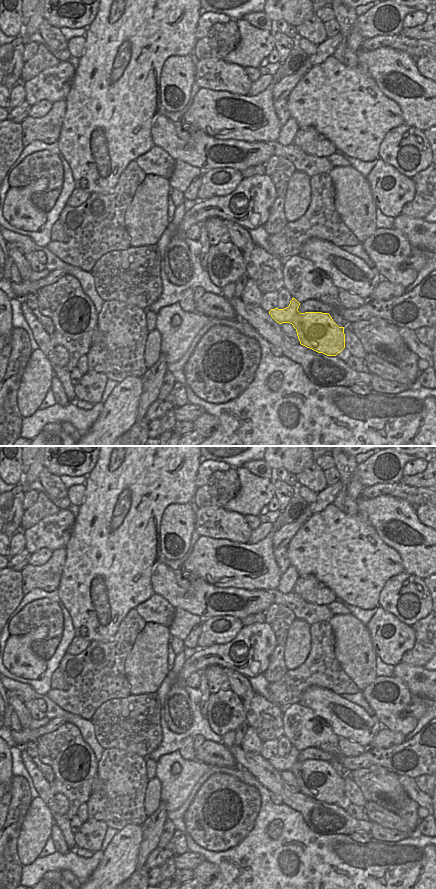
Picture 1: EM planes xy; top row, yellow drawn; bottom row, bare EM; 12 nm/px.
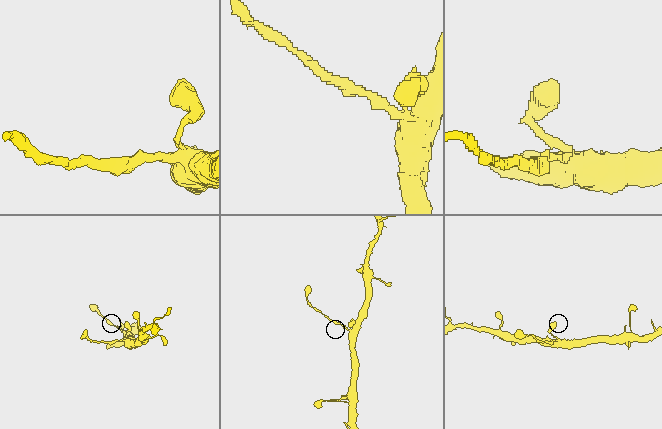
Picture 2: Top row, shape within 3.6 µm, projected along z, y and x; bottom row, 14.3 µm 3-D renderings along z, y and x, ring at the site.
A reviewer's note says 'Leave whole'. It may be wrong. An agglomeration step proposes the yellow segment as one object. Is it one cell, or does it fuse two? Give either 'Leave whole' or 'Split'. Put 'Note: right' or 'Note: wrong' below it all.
Leave whole
Note: right

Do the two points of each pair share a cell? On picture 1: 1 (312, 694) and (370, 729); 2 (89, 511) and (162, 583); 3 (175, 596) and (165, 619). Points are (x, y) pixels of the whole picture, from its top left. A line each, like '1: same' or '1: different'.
1: same
2: different
3: different

